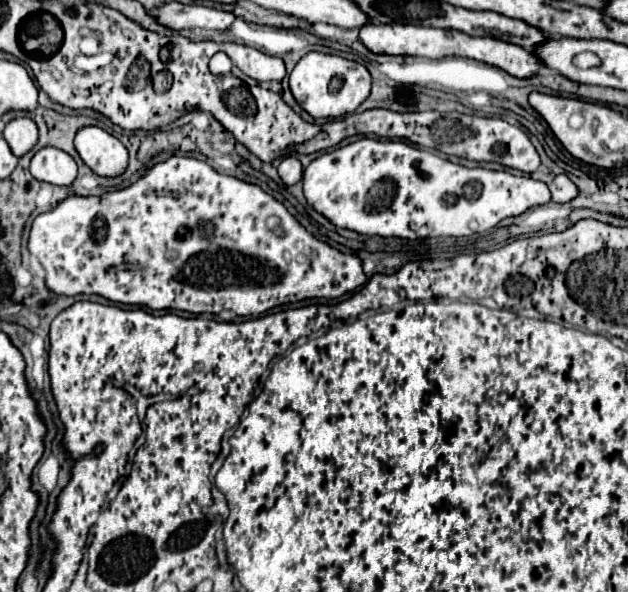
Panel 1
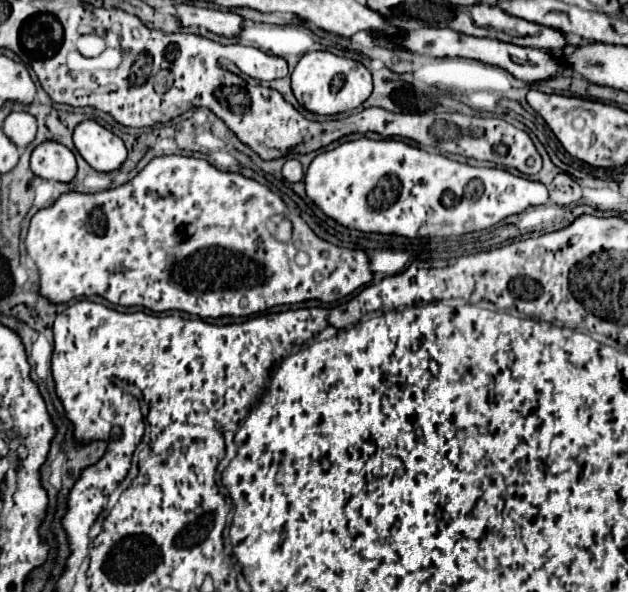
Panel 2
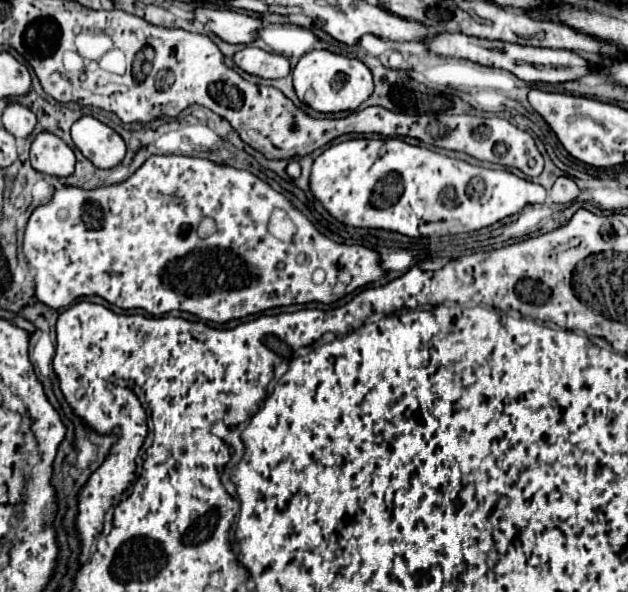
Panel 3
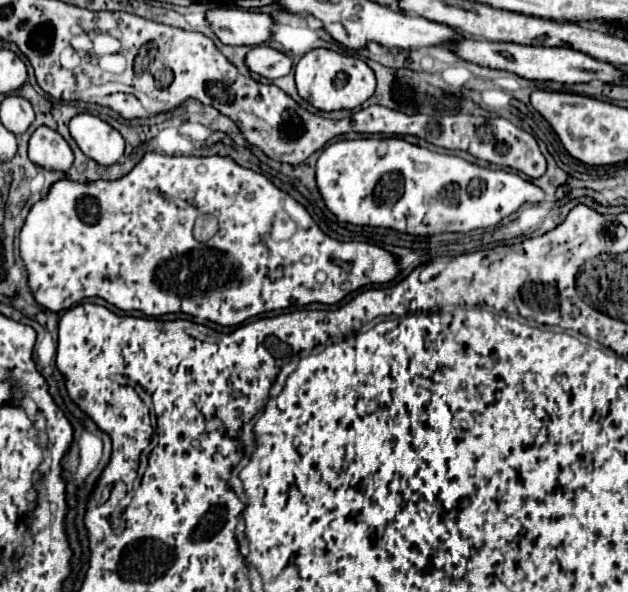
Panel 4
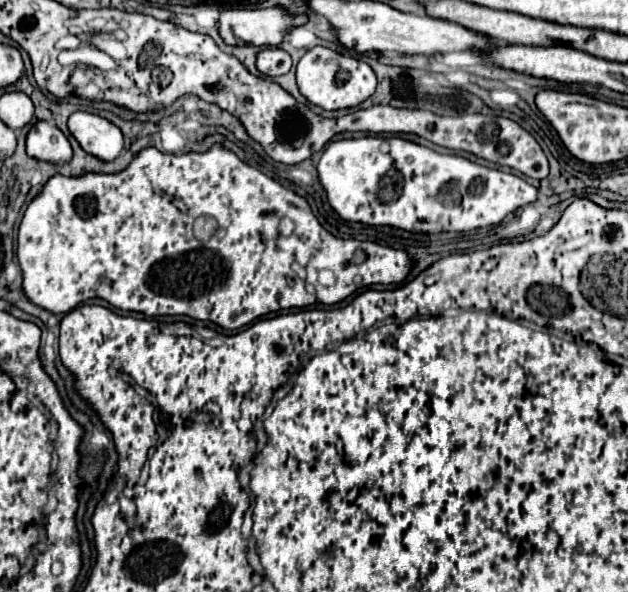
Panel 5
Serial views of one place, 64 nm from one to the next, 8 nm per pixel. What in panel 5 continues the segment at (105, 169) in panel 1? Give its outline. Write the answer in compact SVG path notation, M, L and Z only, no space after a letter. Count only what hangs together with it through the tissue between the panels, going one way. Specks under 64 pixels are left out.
M74 112L68 118L68 130L88 154L98 156L100 160L114 160L124 148L120 128L90 112Z

